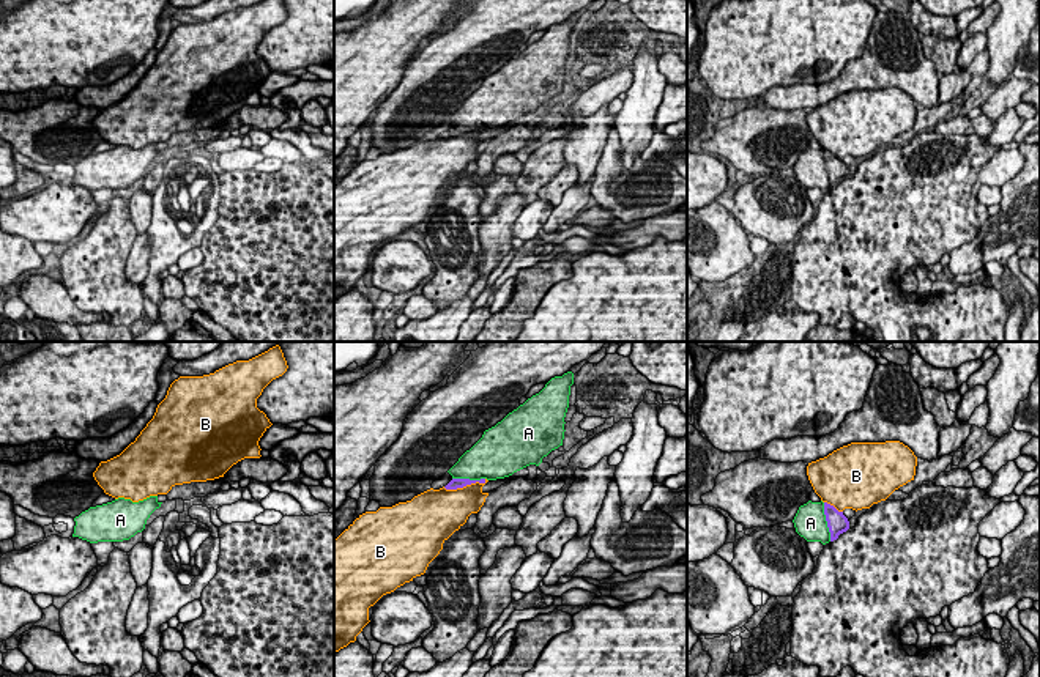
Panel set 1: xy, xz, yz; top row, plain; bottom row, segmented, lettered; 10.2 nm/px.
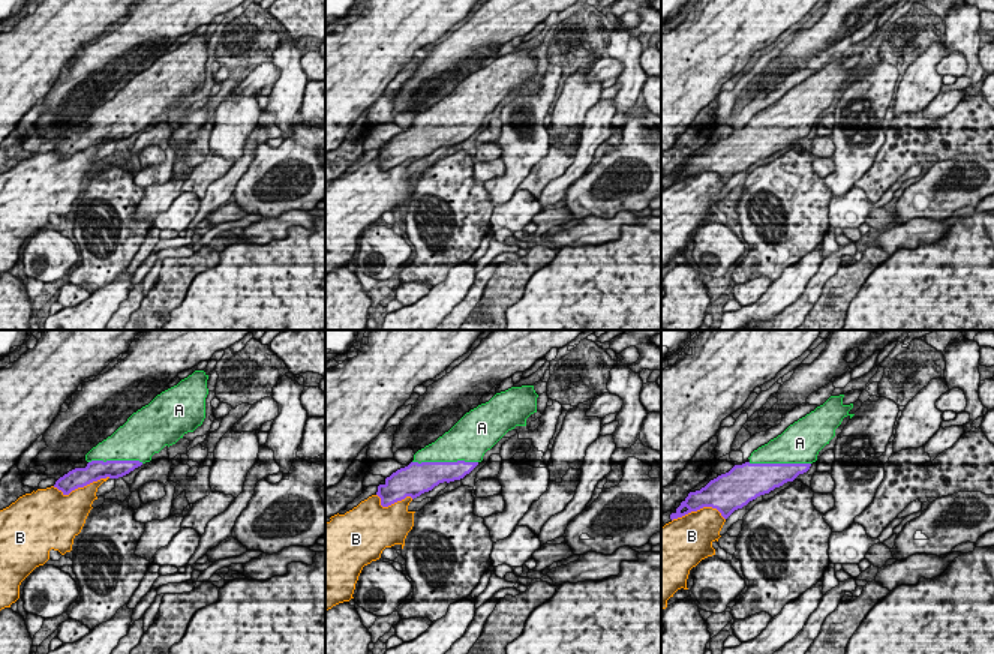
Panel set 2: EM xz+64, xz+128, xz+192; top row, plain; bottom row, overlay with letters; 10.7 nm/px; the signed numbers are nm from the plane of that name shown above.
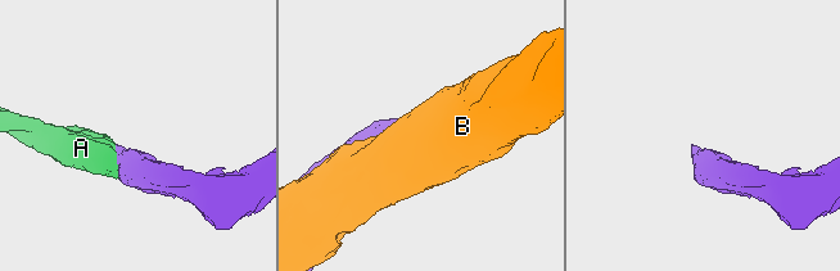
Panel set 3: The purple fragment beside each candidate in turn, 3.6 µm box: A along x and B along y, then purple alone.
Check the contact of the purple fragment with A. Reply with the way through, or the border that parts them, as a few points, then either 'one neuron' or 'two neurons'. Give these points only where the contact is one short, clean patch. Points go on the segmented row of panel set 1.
one neuron

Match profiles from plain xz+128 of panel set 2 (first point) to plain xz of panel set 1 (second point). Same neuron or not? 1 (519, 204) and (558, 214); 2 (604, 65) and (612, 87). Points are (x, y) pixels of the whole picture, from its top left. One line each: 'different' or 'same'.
1: different
2: same

